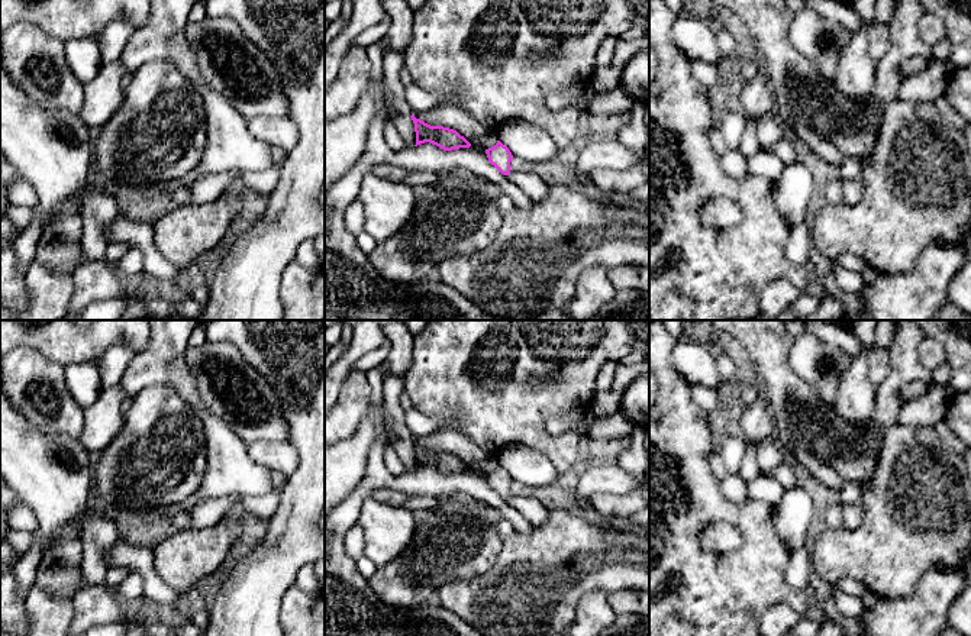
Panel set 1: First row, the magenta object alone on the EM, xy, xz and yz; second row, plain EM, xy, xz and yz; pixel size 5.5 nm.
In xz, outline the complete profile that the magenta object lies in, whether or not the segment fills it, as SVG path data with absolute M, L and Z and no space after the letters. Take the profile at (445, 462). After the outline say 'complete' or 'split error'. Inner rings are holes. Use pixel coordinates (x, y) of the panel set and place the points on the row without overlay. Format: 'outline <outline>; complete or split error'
outline M414 439L410 440L414 448L416 469L430 466L443 475L452 475L459 472L470 472L471 468L461 461L457 455L443 451L430 451Z; complete

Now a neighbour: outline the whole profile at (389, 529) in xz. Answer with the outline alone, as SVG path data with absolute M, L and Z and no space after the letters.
M367 497L357 523L365 535L365 556L377 566L399 558L416 529L413 511Z

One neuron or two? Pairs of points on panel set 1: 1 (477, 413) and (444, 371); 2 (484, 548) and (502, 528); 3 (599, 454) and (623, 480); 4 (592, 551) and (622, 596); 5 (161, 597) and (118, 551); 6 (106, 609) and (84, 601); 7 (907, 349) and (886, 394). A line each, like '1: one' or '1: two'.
1: one
2: two
3: two
4: two
5: one
6: one
7: one

